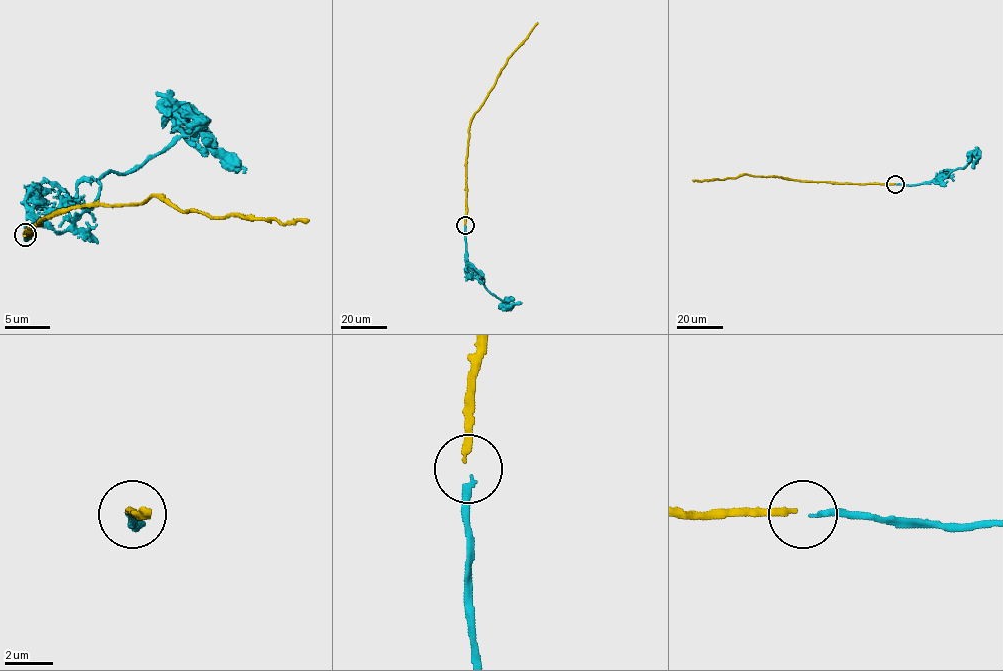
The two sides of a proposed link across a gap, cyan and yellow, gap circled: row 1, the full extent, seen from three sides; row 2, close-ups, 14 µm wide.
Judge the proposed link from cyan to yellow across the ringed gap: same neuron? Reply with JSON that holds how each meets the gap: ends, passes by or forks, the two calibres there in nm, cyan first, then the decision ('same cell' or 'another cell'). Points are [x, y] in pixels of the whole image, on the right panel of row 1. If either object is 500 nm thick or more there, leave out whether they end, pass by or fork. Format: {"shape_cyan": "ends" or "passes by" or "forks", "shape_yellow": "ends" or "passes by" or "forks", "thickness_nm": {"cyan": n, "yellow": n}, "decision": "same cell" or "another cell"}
{"shape_cyan": "ends", "shape_yellow": "ends", "thickness_nm": {"cyan": 190, "yellow": 240}, "decision": "same cell"}

